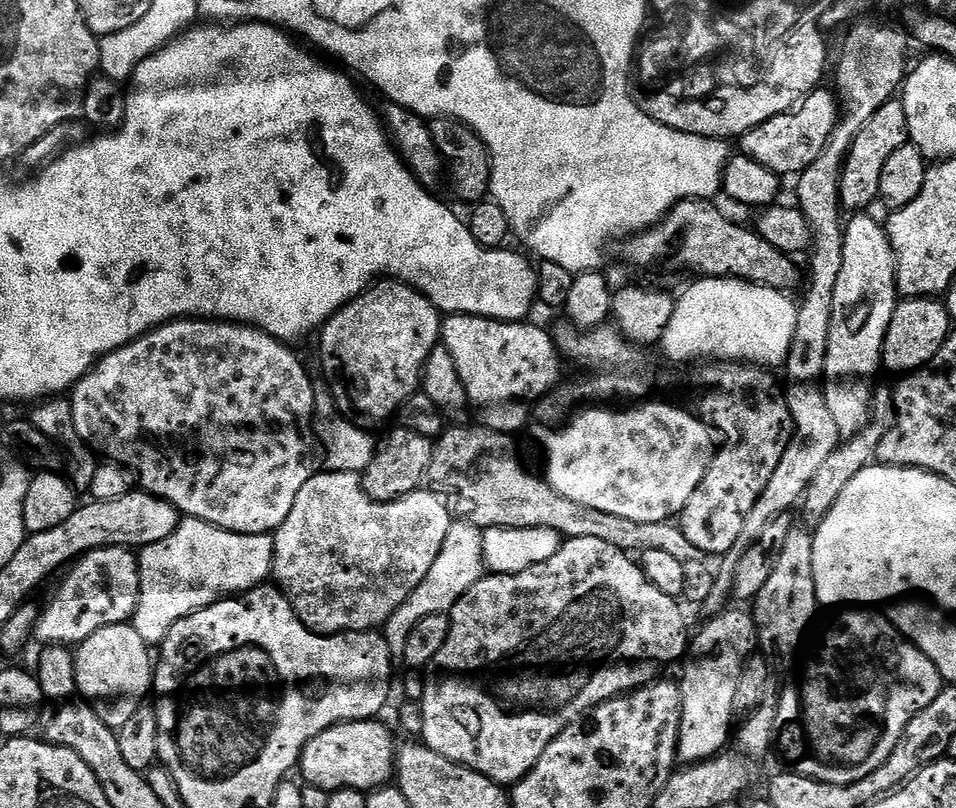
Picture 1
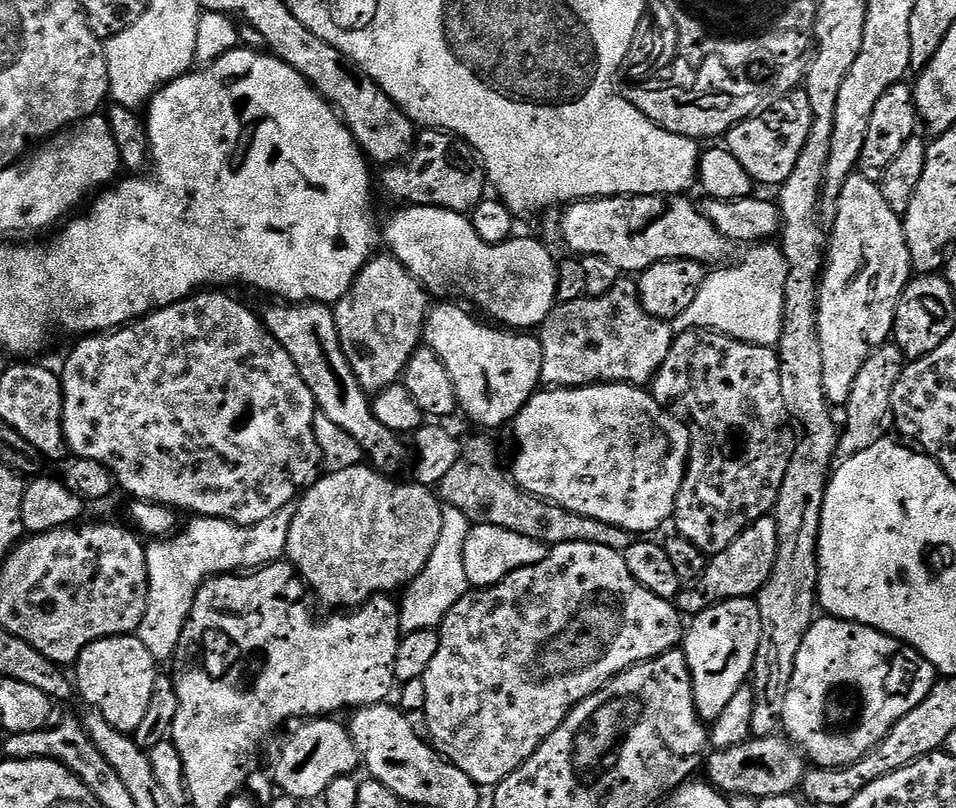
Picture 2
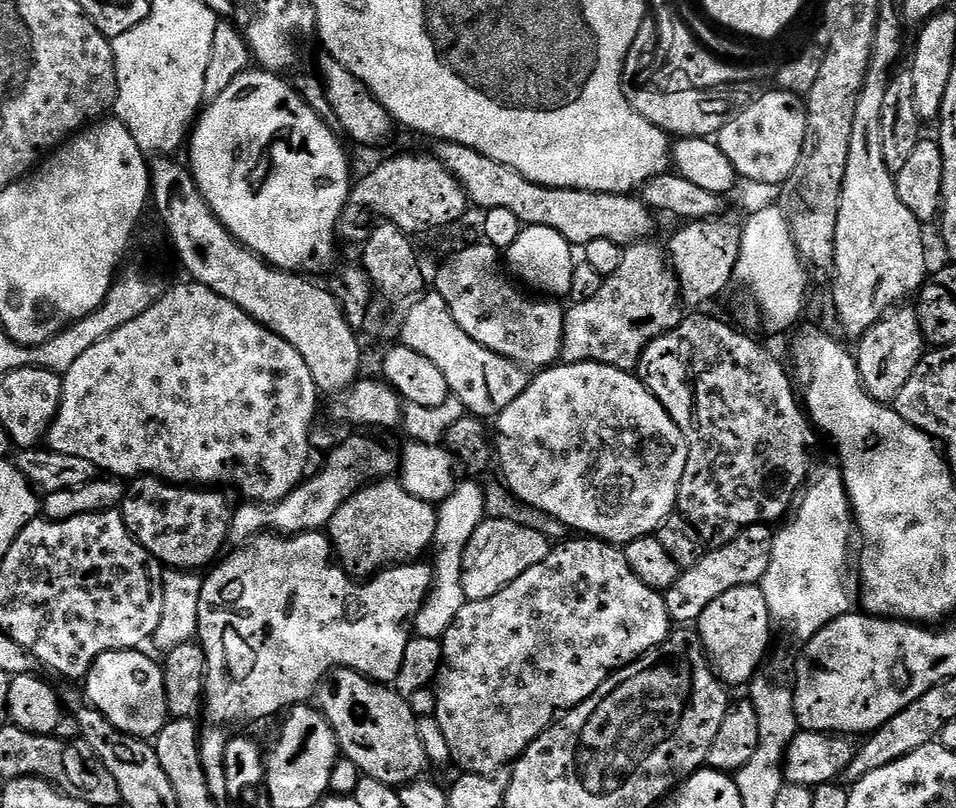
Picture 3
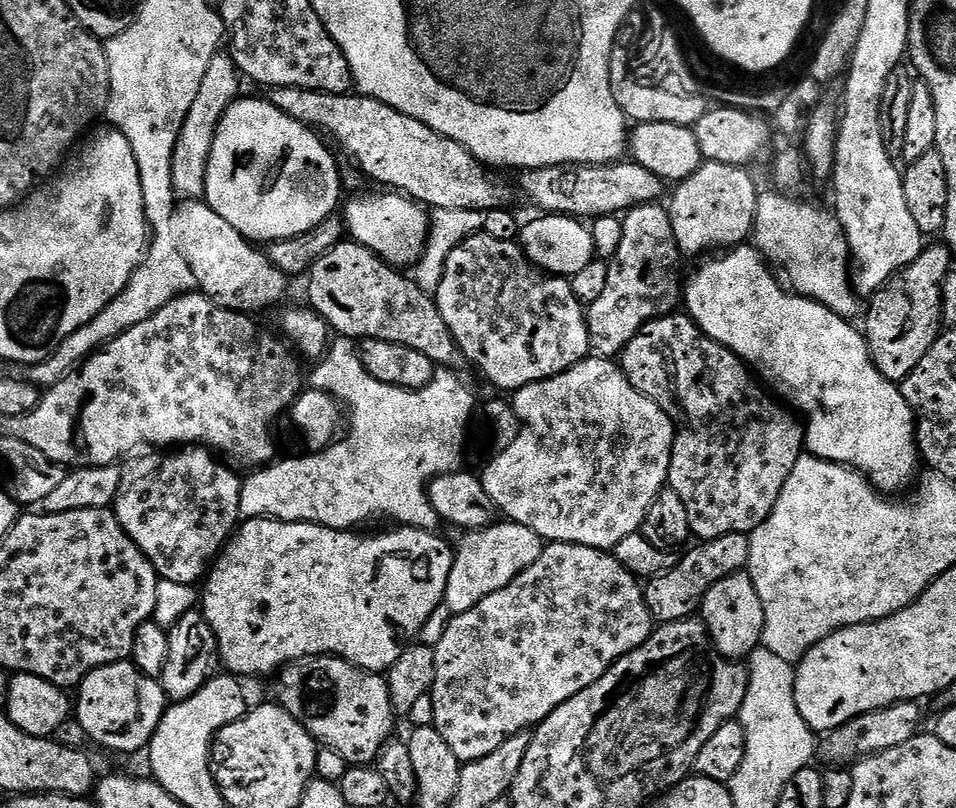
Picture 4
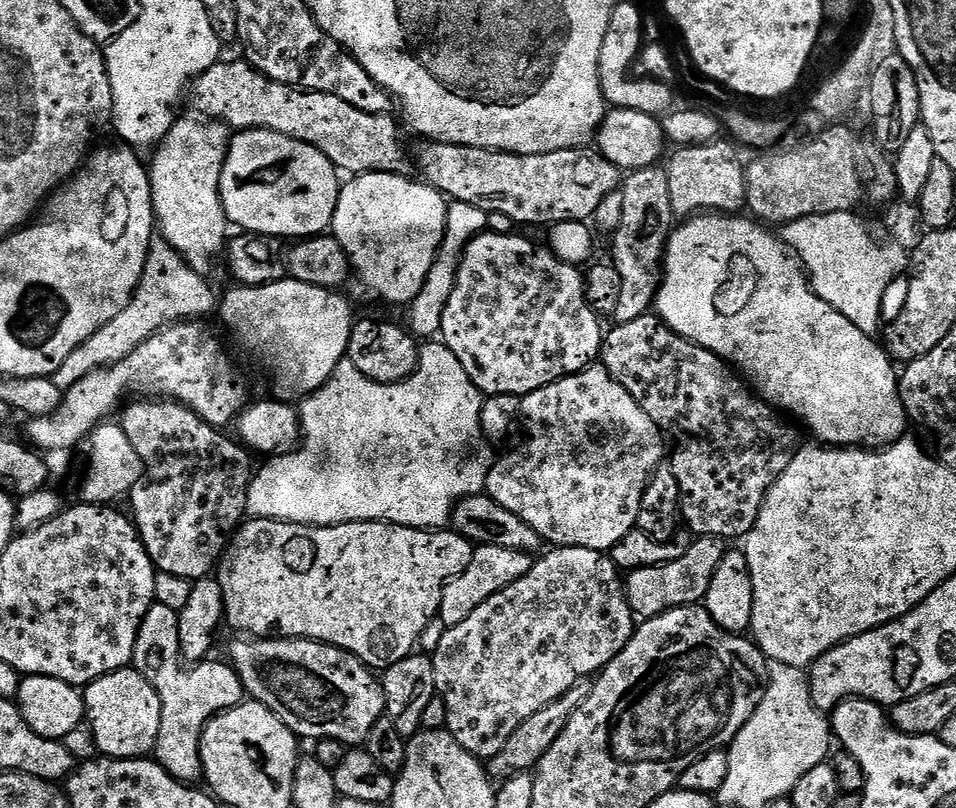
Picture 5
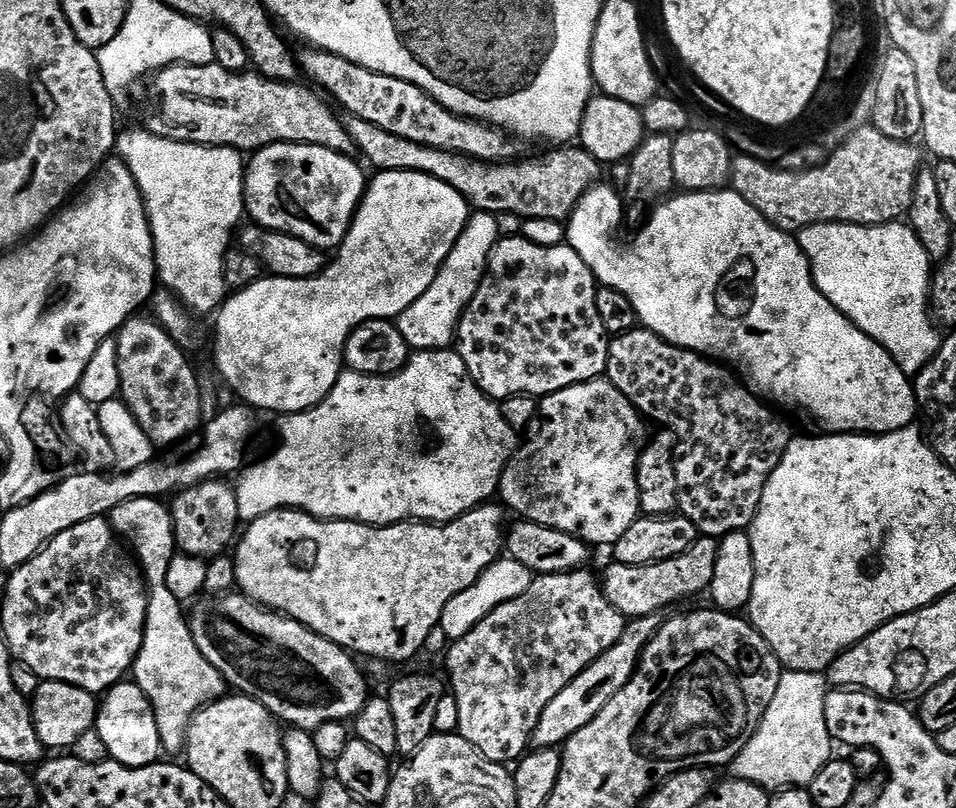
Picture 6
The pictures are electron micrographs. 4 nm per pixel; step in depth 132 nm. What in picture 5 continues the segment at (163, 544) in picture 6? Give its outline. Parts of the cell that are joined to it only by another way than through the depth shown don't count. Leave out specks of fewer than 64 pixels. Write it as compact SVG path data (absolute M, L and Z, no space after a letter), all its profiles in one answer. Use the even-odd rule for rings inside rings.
M158 603L153 604L136 639L134 667L150 681L162 702L162 722L156 739L154 759L175 780L183 780L192 786L204 774L200 761L200 739L205 726L218 713L244 703L246 693L231 663L201 662L195 666L185 666L182 663L179 621L180 617L174 610Z

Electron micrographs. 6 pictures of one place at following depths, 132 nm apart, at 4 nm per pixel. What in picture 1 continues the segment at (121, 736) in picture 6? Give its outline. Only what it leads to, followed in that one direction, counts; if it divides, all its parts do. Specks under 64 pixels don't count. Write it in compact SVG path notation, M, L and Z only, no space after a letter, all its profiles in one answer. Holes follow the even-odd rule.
M131 623L115 624L90 634L75 649L77 693L96 712L107 728L119 730L149 699L154 688L154 656L150 646L138 638Z

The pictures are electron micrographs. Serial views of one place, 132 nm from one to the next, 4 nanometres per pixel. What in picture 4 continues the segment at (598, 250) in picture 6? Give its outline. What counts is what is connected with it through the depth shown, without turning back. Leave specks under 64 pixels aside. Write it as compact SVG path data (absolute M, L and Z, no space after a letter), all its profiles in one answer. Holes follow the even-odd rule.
M745 242L717 256L720 256L717 260L705 259L696 277L689 284L687 281L682 300L692 321L711 340L726 346L749 369L759 373L762 380L764 375L763 383L772 384L771 391L781 401L792 400L791 407L797 413L804 412L806 448L811 455L856 469L884 492L892 490L891 493L896 494L899 488L908 483L911 485L918 476L916 463L919 465L922 460L918 451L918 421L903 391L874 366L872 355L868 353L868 341L861 329L809 296L798 296L786 290L783 283L780 285L772 277L769 261L751 243Z

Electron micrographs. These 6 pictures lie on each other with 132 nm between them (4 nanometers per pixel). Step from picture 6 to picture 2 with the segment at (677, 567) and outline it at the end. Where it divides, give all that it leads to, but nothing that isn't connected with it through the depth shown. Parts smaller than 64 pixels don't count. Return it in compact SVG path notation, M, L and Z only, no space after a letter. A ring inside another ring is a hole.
M775 515L758 518L726 550L715 553L709 559L706 570L700 580L695 581L689 590L681 591L674 603L685 617L691 618L706 611L710 606L727 600L747 600L755 597L770 578L774 562L778 558L778 522Z

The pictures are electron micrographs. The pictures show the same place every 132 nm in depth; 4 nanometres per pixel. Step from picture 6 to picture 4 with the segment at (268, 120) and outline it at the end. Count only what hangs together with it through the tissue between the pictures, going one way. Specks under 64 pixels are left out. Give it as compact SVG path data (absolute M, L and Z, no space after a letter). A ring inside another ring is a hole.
M274 88L271 89L270 99L275 108L282 110L290 118L308 125L313 130L319 130L325 137L333 136L353 156L356 168L363 172L373 185L385 184L385 189L395 190L408 199L424 205L425 209L441 208L444 212L483 214L495 208L508 208L511 205L511 190L502 181L491 176L488 173L491 171L477 160L474 154L470 154L466 146L454 142L454 138L438 134L438 130L430 130L430 126L418 122L418 118L410 118L386 106L386 102L378 102L363 94L339 96L305 88Z

